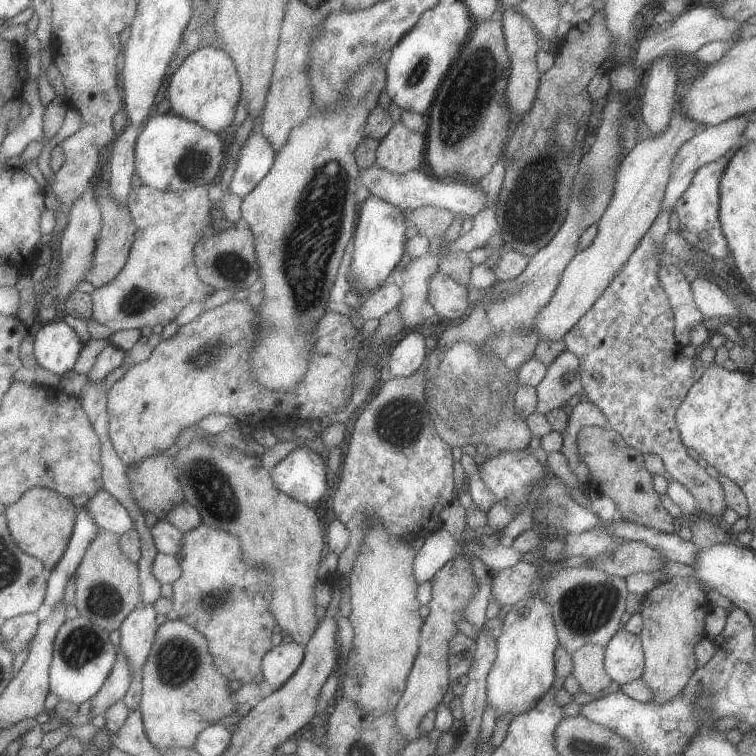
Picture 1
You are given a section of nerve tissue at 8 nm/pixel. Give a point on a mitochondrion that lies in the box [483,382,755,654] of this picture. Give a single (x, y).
(584, 607)

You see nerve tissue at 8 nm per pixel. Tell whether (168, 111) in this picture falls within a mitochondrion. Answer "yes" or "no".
no

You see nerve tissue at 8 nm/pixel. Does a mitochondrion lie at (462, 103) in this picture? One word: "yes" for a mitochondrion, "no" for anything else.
yes

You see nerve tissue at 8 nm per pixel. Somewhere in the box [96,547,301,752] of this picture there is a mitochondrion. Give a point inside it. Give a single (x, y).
(176, 665)

